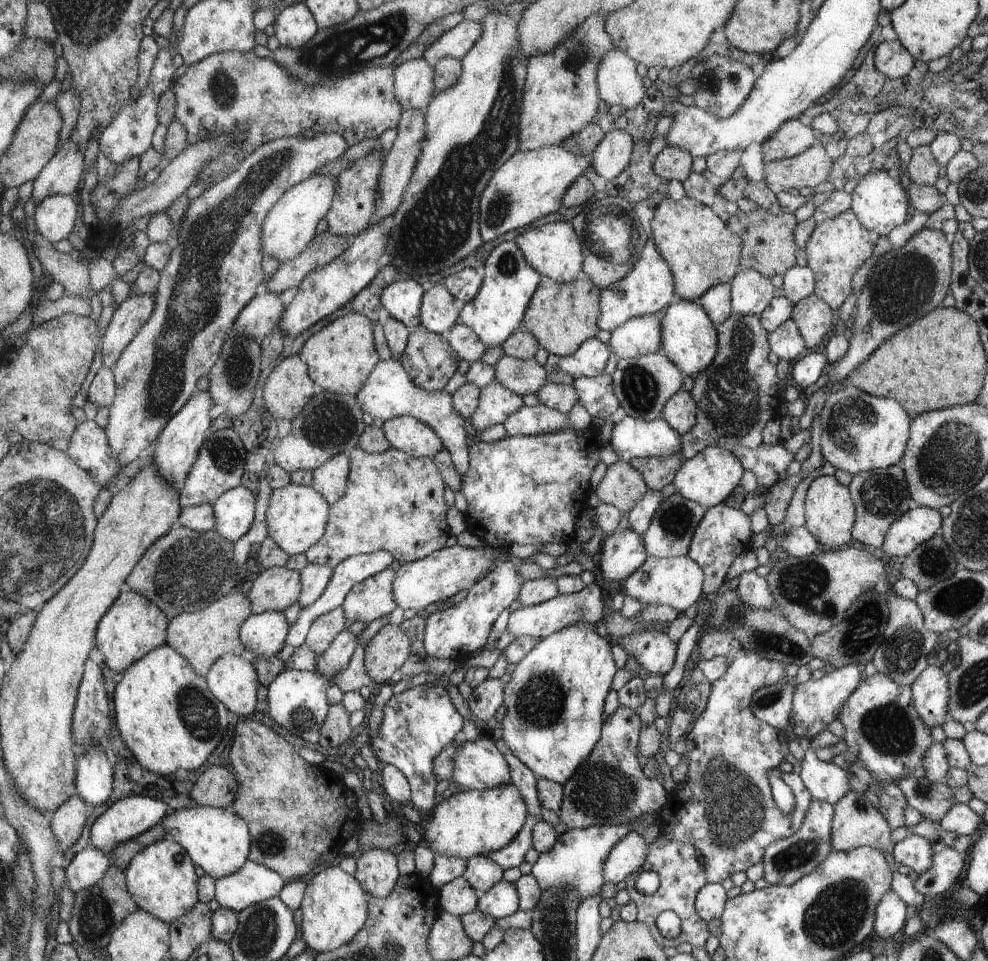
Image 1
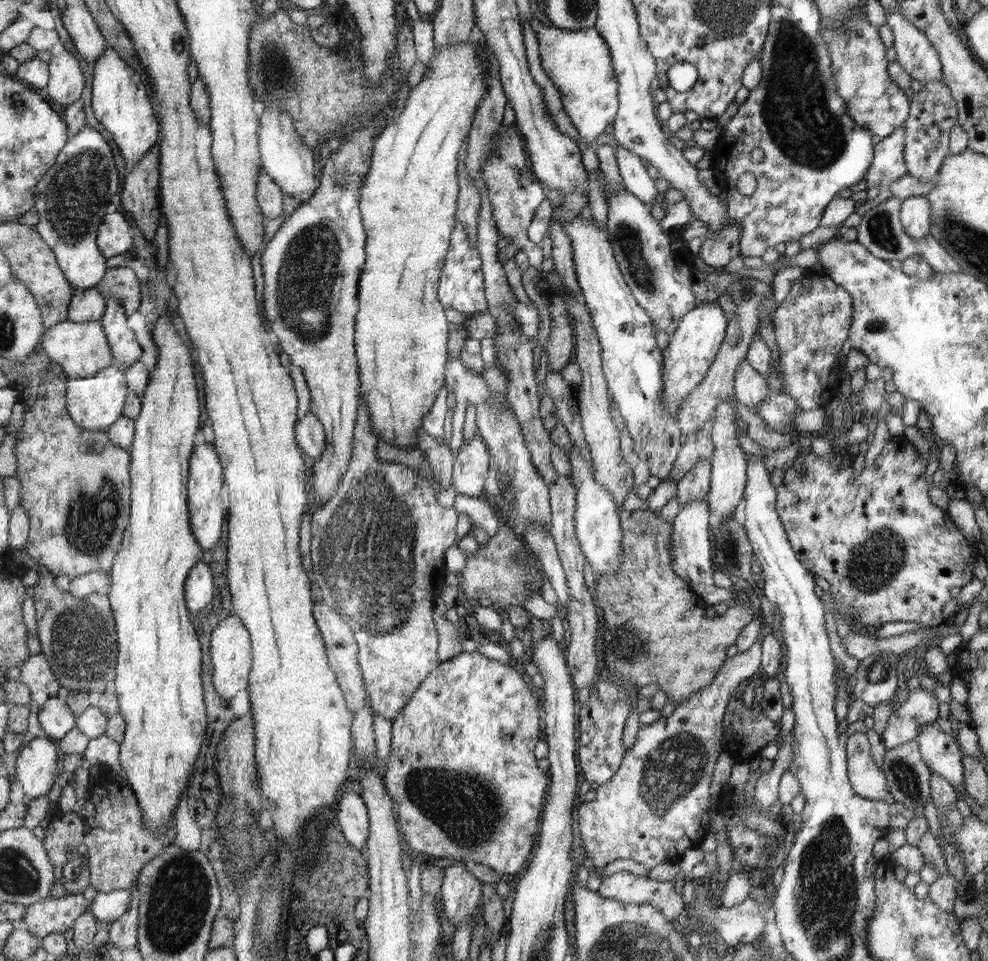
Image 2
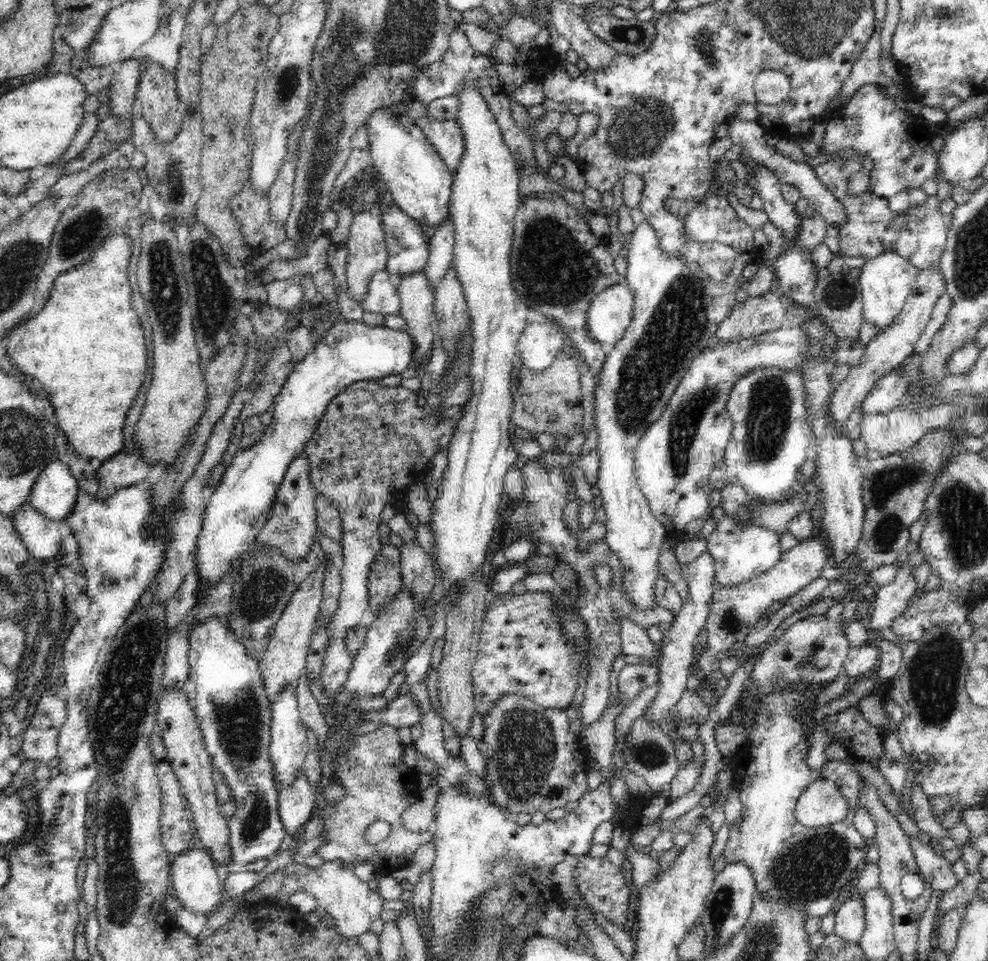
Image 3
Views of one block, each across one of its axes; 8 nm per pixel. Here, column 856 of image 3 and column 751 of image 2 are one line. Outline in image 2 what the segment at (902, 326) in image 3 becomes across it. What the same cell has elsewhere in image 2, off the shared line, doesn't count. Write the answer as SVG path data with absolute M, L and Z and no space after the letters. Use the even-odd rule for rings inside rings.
M747 357L739 365L734 382L735 398L746 406L757 408L759 402L768 396L769 386L764 376L750 366Z

